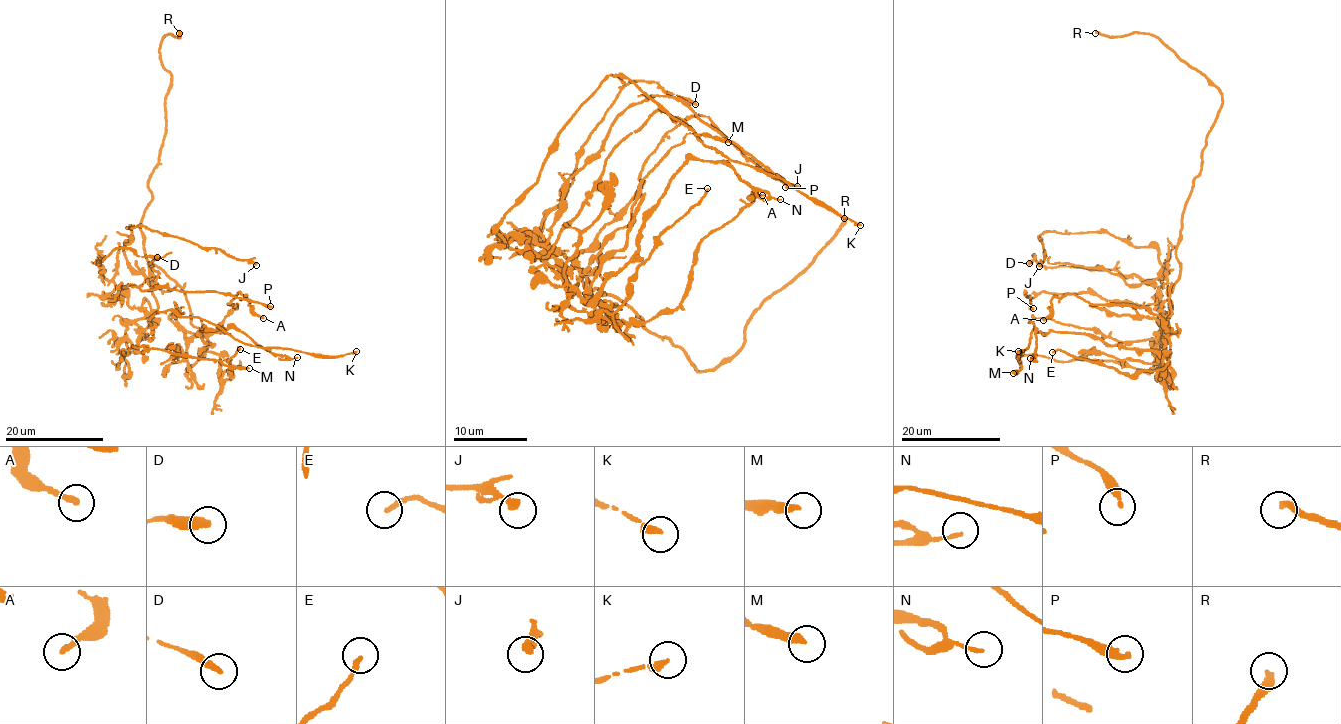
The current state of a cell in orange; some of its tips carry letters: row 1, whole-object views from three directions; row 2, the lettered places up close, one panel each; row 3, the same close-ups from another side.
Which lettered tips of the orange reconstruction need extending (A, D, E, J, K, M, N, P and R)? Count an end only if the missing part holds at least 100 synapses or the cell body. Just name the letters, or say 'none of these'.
R

